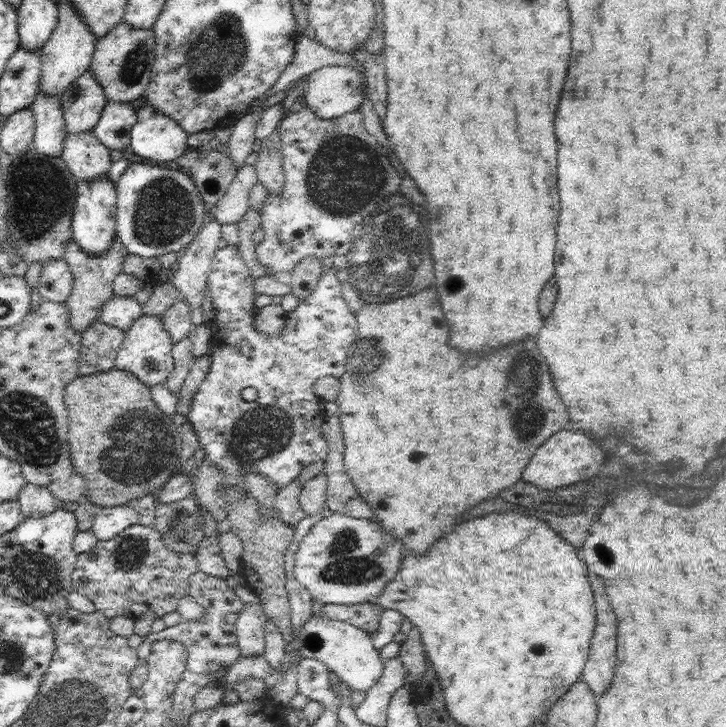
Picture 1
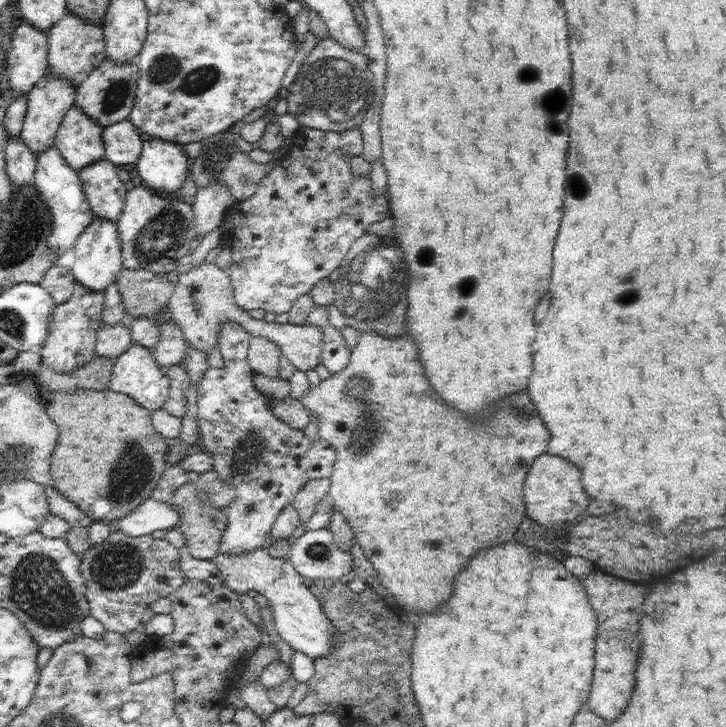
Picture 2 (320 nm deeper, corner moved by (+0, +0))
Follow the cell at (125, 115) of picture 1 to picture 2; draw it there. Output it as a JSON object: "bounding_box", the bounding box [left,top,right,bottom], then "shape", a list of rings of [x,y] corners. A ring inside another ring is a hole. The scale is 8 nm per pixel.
{"bounding_box":[103,120,143,166],"shape":[[[121,120],[103,128],[105,158],[116,166],[138,163],[143,147],[143,133],[130,120]]]}

